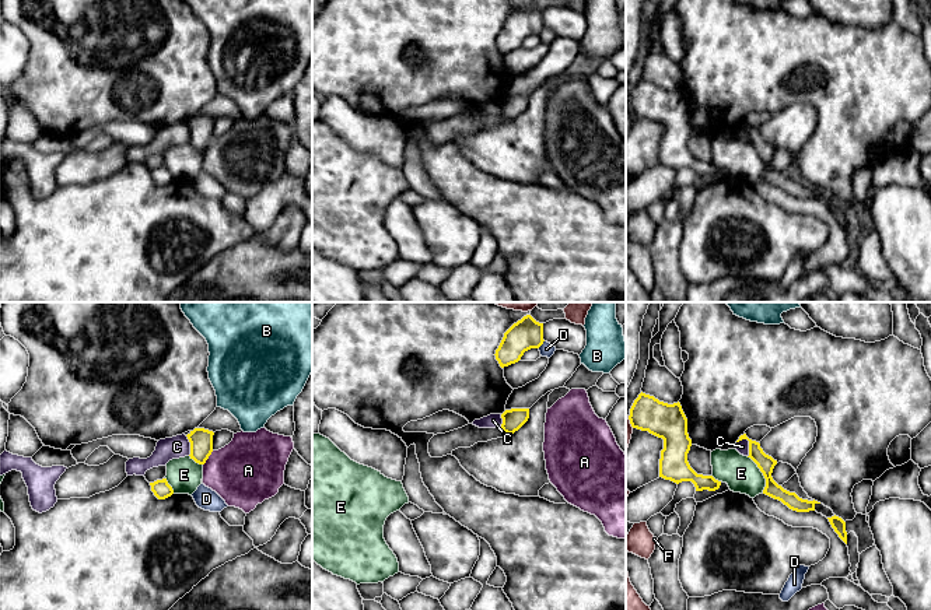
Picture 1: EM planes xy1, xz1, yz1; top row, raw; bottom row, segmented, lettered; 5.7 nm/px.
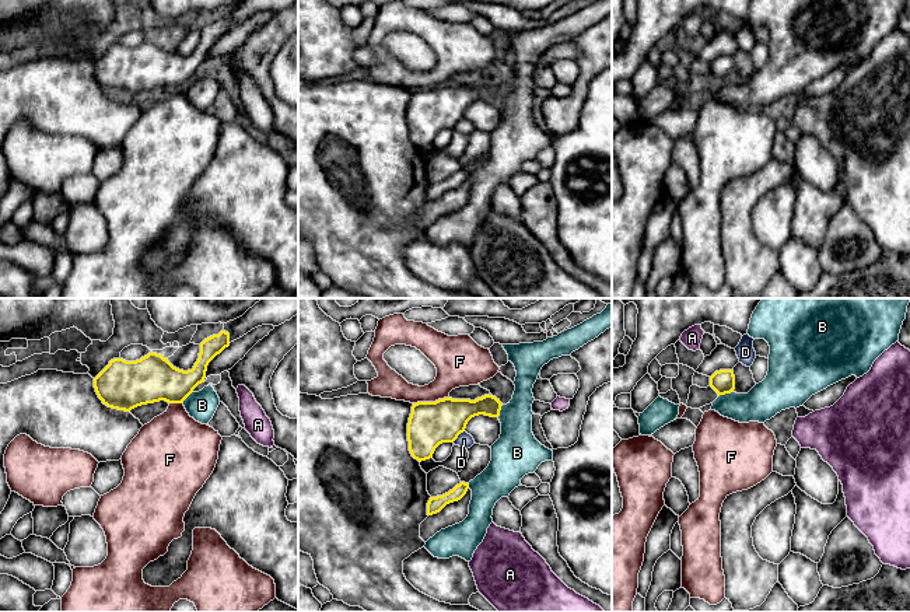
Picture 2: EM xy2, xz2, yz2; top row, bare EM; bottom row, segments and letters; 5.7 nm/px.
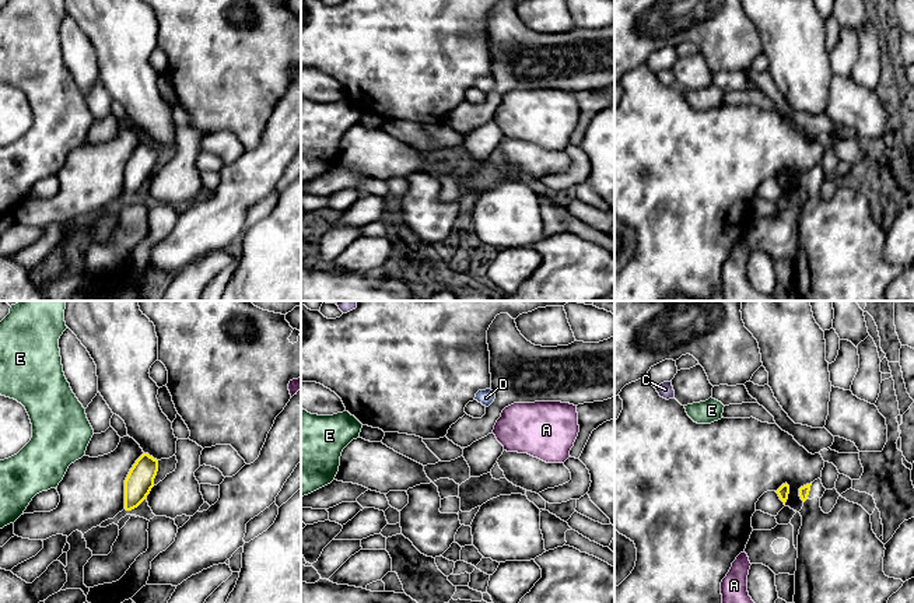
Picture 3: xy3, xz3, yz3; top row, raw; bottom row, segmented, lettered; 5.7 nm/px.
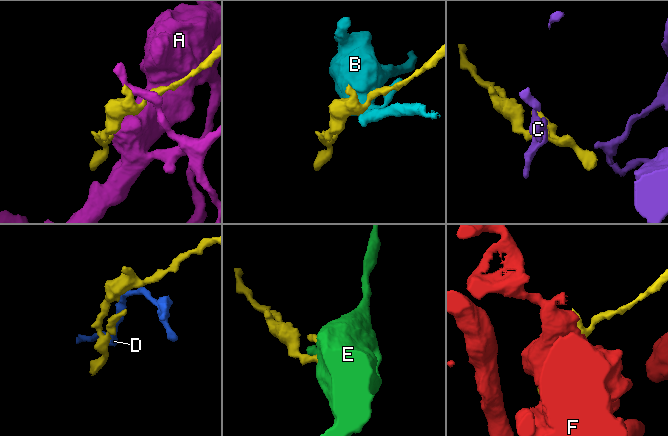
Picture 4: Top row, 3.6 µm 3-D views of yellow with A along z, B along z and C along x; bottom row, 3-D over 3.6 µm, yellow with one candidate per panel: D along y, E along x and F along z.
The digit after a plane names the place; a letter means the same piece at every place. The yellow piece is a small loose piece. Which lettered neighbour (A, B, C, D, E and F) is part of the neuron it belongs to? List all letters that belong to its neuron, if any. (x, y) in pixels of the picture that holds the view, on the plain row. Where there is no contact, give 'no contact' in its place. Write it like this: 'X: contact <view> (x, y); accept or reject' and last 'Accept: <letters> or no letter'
A: contact xy1 (207, 144); reject
B: contact yz2 (725, 79); reject
C: contact yz1 (749, 133); reject
D: contact xz2 (458, 121); reject
E: contact yz1 (762, 158); reject
F: contact xz2 (430, 88); reject
Accept: no letter

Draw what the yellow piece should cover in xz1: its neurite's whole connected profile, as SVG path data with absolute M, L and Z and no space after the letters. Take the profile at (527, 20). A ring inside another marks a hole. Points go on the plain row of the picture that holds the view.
M526 1L504 20L494 42L500 53L504 55L518 49L525 38L539 35L543 28L543 10Z

